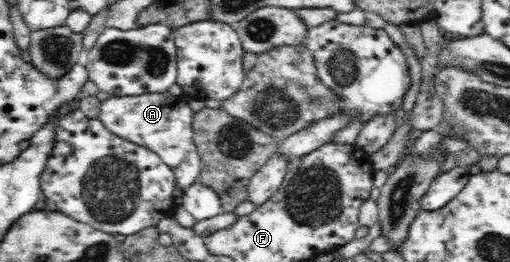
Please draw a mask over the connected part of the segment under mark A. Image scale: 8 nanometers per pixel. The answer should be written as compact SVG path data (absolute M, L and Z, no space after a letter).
M167 91L164 93L142 93L141 96L112 95L101 102L98 118L112 134L155 152L164 161L164 164L173 169L175 184L184 191L190 184L198 181L197 178L202 170L201 156L193 137L194 131L191 125L194 114L194 111L190 109L190 105L188 105L188 101L184 97L173 96Z

